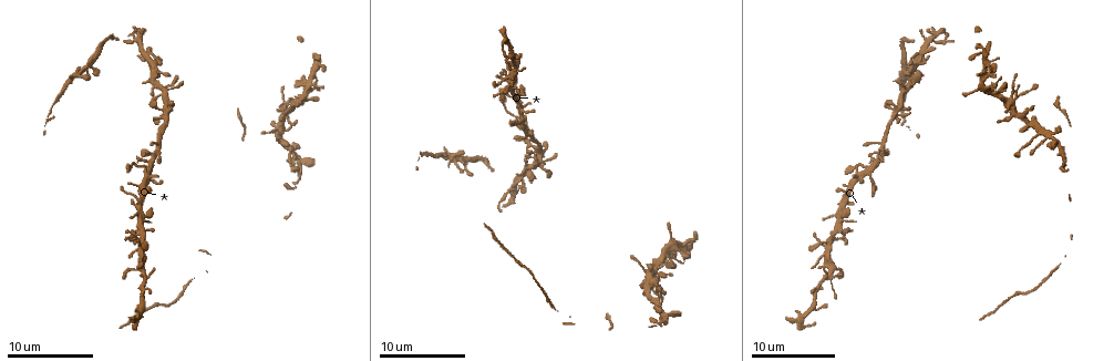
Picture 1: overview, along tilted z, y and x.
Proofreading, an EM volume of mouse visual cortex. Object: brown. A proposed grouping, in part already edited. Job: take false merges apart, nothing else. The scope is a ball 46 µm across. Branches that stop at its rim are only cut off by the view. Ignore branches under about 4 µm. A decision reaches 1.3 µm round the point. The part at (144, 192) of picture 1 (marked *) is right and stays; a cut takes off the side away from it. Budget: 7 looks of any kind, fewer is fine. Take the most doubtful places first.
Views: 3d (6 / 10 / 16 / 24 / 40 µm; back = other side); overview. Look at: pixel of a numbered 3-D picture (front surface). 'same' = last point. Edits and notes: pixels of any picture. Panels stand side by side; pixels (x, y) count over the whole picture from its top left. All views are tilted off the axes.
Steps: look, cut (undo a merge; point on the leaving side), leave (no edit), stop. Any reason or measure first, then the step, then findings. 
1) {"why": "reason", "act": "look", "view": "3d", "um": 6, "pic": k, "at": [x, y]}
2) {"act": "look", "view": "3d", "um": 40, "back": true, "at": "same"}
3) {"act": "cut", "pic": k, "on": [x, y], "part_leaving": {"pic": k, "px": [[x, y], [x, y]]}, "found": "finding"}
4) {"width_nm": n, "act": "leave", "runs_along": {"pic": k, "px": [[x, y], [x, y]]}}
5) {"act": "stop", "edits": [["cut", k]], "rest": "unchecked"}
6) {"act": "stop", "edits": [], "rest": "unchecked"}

{"why": "branch point", "act": "look", "view": "3d", "um": 10, "pic": 1, "at": [508, 76]}

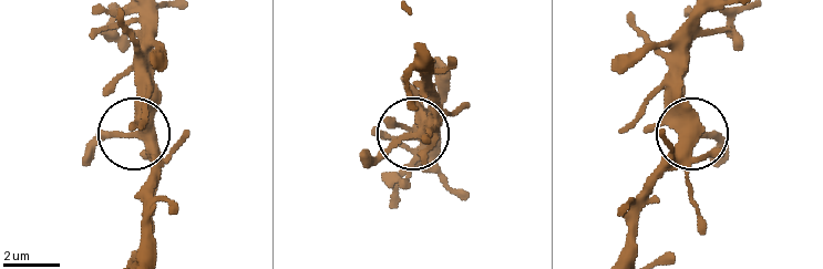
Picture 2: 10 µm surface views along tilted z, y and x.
{"act": "look", "view": "3d", "um": 10, "back": true, "pic": 2, "at": [134, 133]}

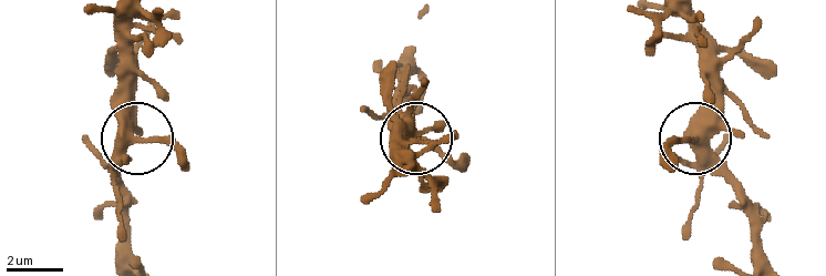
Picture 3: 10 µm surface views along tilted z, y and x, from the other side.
{"side_arm_um": 10, "act": "leave", "found": "one neuron here"}

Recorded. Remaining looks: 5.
{"why": "thin arm on a thick one", "act": "look", "view": "3d", "um": 10, "pic": 1, "at": [284, 113]}

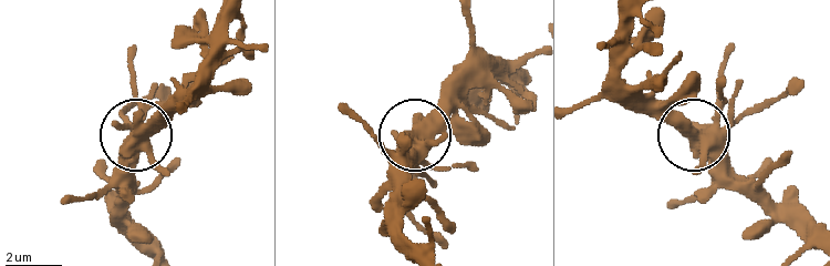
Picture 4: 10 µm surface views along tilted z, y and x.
{"act": "leave", "found": "continuous, no second neuron"}

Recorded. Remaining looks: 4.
{"why": "four-way junction", "act": "look", "view": "3d", "um": 10, "pic": 1, "at": [166, 86]}

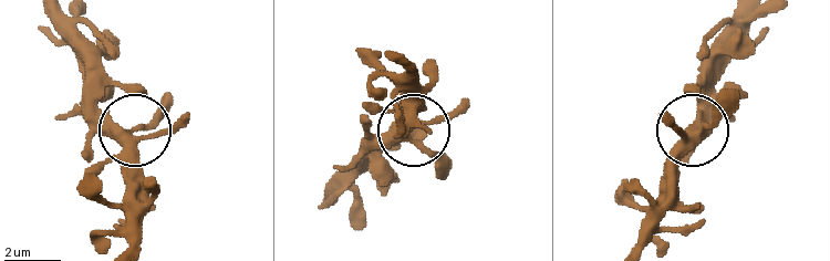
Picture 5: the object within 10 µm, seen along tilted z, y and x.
{"act": "leave", "runs_along": {"pic": 5, "px": [[126, 250], [130, 139], [83, 93]]}, "found": "one neuron here"}

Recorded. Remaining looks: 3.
{"act": "stop", "edits": [], "rest": "unchecked"}

